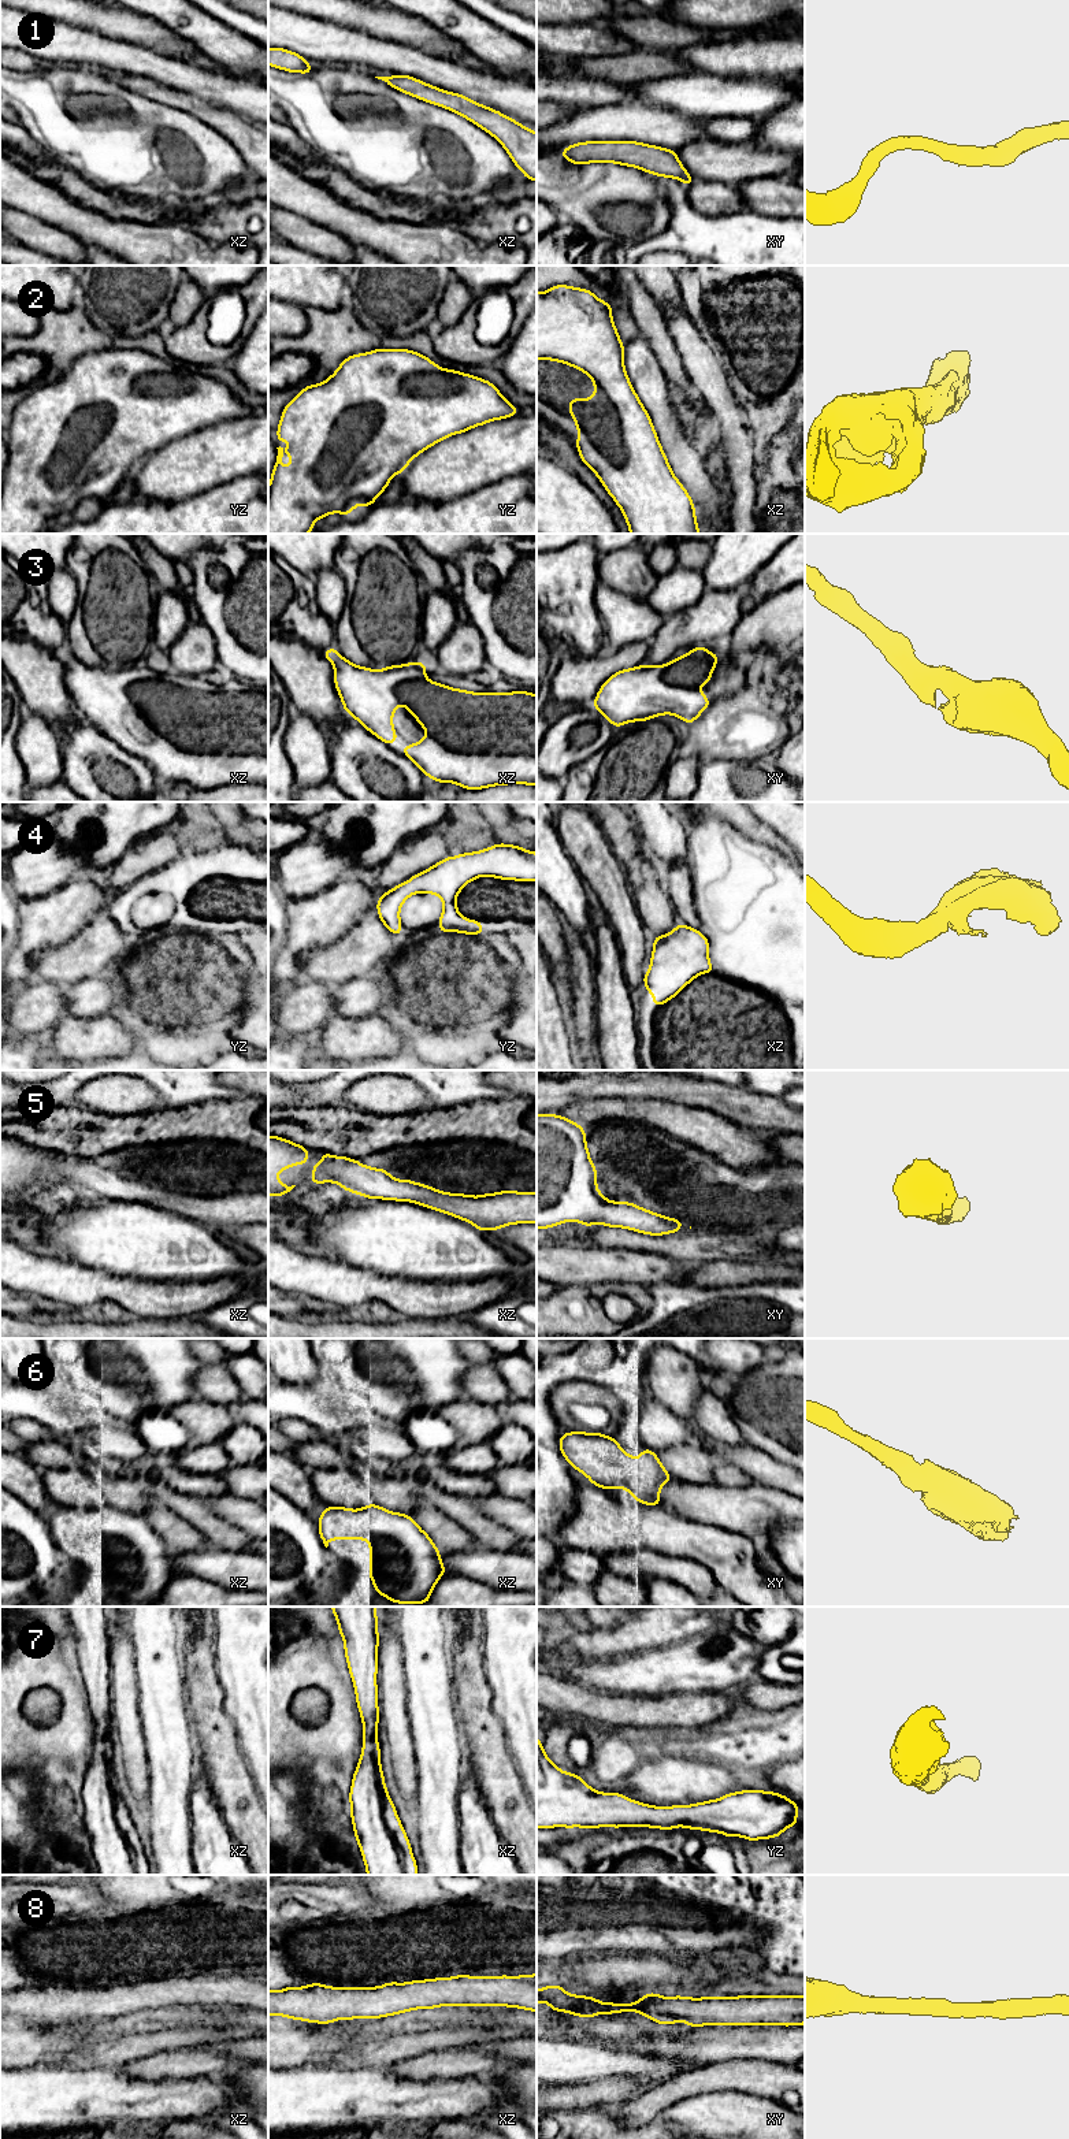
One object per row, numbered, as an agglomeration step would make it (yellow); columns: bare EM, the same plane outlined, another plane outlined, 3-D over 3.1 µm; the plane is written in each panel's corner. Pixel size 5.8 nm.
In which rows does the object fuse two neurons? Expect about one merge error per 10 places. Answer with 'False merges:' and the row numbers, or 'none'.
False merges: none

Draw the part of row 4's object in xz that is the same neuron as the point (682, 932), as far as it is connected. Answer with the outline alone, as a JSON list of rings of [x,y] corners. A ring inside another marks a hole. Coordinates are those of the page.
[[[679,922],[669,933],[656,935],[650,968],[643,977],[653,1004],[665,1004],[704,973],[714,972],[709,961],[709,942],[697,928]]]

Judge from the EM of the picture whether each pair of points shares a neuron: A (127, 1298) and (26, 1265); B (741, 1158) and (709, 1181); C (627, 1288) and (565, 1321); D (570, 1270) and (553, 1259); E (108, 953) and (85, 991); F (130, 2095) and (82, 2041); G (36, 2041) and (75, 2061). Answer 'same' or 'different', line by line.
A: same
B: different
C: same
D: same
E: different
F: different
G: different

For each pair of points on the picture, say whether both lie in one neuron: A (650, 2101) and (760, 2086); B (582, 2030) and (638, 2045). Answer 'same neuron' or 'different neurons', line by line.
A: same neuron
B: different neurons

